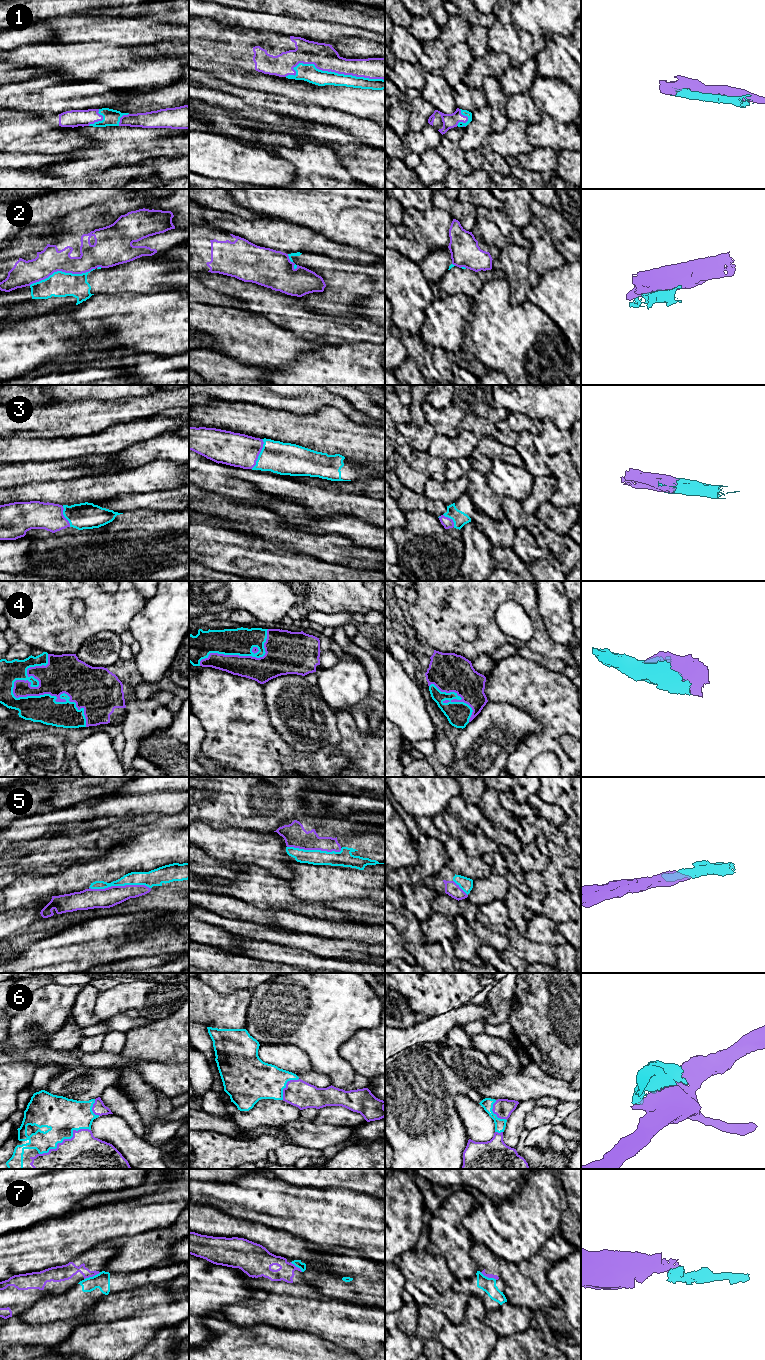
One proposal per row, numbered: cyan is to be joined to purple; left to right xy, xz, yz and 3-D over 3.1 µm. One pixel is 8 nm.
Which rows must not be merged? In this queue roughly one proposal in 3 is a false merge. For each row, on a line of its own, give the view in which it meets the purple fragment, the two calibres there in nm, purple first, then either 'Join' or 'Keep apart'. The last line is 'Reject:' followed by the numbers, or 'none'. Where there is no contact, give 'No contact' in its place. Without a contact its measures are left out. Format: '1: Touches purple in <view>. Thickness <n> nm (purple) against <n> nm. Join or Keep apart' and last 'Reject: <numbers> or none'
1: Touches purple in xz. Thickness 200 nm (purple) against 140 nm. Join
2: Touches purple in xy. Thickness 200 nm (purple) against 200 nm. Keep apart
3: Touches purple in xz. Thickness 280 nm (purple) against 260 nm. Join
4: Touches purple in xy. Thickness 320 nm (purple) against 220 nm. Join
5: Touches purple in xy. Thickness 160 nm (purple) against 120 nm. Join
6: Touches purple in xy. Thickness 480 nm (purple) against 280 nm. Join
7: Touches purple in xy. Thickness 130 nm (purple) against 130 nm. Keep apart
Reject: 2, 7

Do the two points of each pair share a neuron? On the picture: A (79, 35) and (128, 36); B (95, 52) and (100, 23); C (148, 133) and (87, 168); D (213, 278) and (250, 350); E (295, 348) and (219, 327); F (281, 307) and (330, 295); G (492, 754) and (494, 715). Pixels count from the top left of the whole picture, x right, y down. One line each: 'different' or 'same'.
A: same
B: different
C: same
D: different
E: same
F: different
G: same

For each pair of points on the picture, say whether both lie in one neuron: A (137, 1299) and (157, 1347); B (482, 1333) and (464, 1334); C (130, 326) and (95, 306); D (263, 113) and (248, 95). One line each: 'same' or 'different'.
A: different
B: different
C: same
D: different

